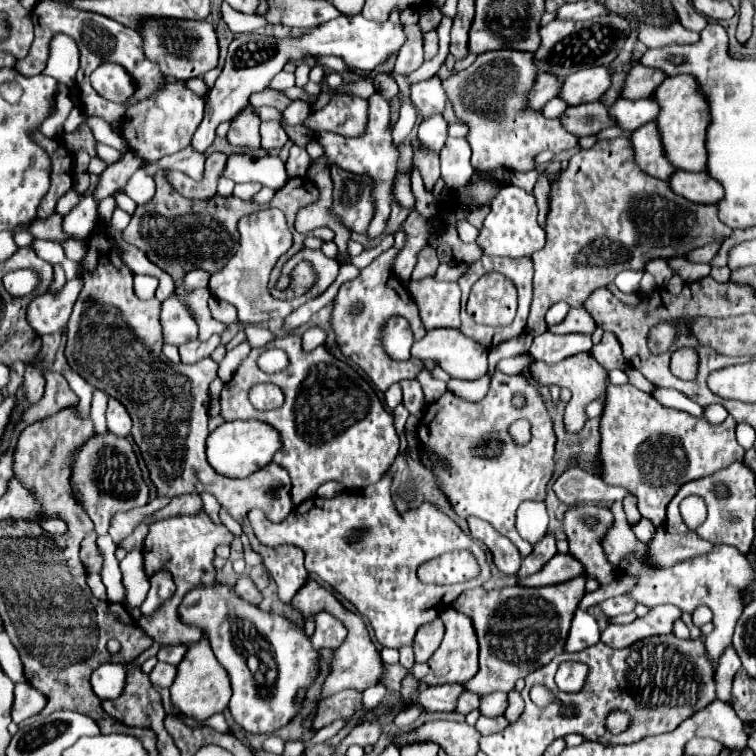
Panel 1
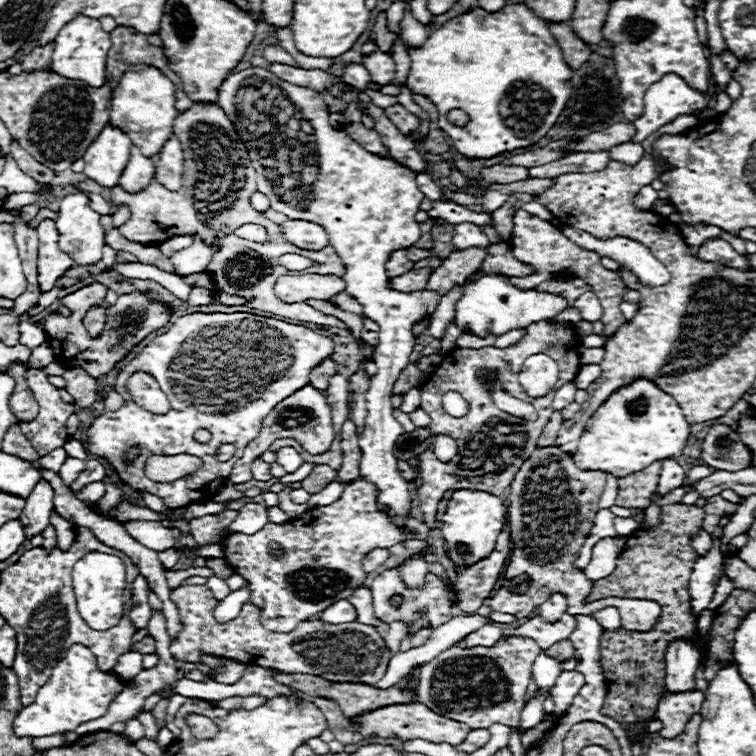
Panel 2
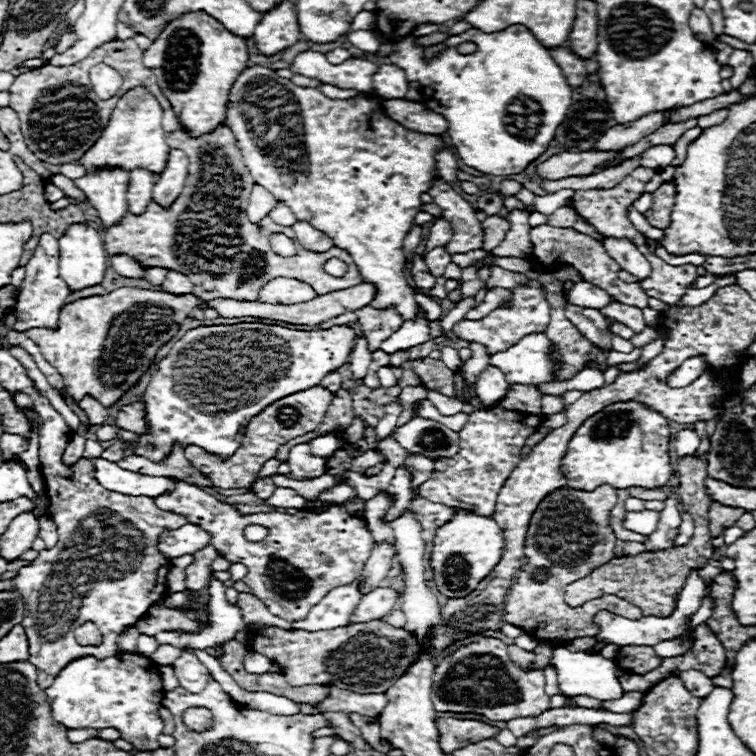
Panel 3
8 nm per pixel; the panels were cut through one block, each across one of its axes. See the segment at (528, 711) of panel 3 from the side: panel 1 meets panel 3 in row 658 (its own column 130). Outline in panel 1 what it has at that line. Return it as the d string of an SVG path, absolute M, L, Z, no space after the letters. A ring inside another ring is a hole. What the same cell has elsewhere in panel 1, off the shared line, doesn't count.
M112 432L92 434L88 442L78 448L78 452L72 458L70 484L74 486L74 492L78 494L82 508L94 522L98 536L108 532L110 516L114 516L116 510L132 510L146 506L150 496L150 488L142 478L142 468L138 464L132 442Z

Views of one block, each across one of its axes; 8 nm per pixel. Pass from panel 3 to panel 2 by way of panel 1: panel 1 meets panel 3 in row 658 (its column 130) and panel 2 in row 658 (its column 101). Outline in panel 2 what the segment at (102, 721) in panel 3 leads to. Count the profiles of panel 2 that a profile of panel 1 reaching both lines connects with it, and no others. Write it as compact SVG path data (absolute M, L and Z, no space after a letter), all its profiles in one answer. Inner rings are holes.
M74 644L68 650L68 656L54 668L50 680L38 690L36 700L14 718L12 730L20 738L24 736L40 738L40 736L52 736L52 734L76 730L76 726L80 726L82 722L104 716L108 704L114 700L118 692L120 692L118 678L100 672L94 654L88 648Z

